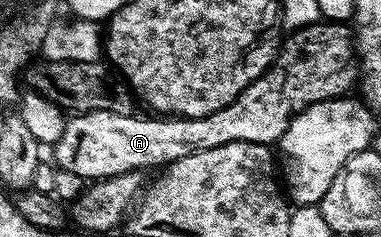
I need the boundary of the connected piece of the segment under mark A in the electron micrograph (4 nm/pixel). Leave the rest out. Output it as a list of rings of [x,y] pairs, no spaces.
[[[318,22],[292,31],[287,37],[282,41],[274,64],[263,75],[256,78],[229,106],[208,116],[117,114],[107,106],[95,111],[80,111],[80,116],[72,115],[61,138],[53,145],[56,160],[54,163],[62,171],[77,174],[84,182],[94,182],[126,172],[143,172],[148,170],[147,168],[155,167],[158,169],[160,166],[177,162],[189,154],[197,154],[201,150],[213,150],[213,146],[225,146],[229,142],[238,140],[274,145],[285,134],[285,130],[289,130],[297,114],[301,114],[317,102],[346,97],[350,93],[347,91],[358,82],[359,76],[361,80],[361,56],[357,51],[357,40],[346,23]]]

